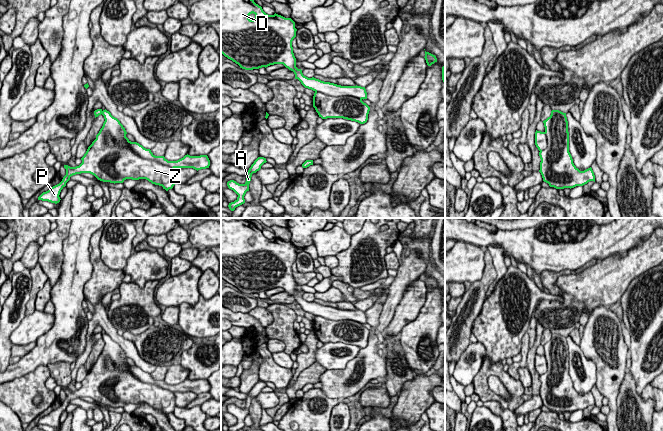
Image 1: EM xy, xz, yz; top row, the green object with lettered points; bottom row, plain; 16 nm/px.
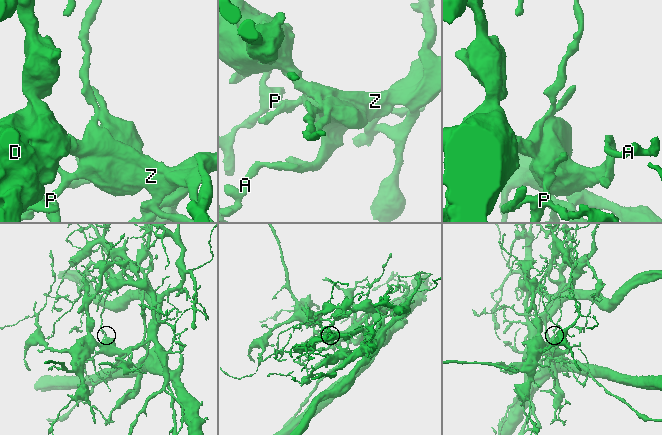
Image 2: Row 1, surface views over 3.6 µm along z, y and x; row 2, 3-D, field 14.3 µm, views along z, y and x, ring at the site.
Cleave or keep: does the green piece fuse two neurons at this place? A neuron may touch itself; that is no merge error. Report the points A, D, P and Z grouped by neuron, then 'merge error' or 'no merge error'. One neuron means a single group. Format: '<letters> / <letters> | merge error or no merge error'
A P Z / D | merge error

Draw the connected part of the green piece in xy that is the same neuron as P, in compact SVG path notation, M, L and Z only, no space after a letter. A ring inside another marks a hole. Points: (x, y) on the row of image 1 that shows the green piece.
M106 109L102 111L102 115L105 119L103 126L81 158L82 163L76 167L64 165L66 175L62 181L43 192L38 200L59 203L60 192L70 177L81 173L90 173L100 181L114 184L123 183L126 179L146 179L152 184L162 186L166 191L173 188L176 183L174 169L139 157L129 148L127 132L120 121ZM107 132L115 142L114 147L105 143Z

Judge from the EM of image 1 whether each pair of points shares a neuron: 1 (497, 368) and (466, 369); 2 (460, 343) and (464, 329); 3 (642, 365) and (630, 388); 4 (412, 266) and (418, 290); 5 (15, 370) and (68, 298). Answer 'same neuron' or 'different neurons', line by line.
1: different neurons
2: same neuron
3: different neurons
4: different neurons
5: same neuron

